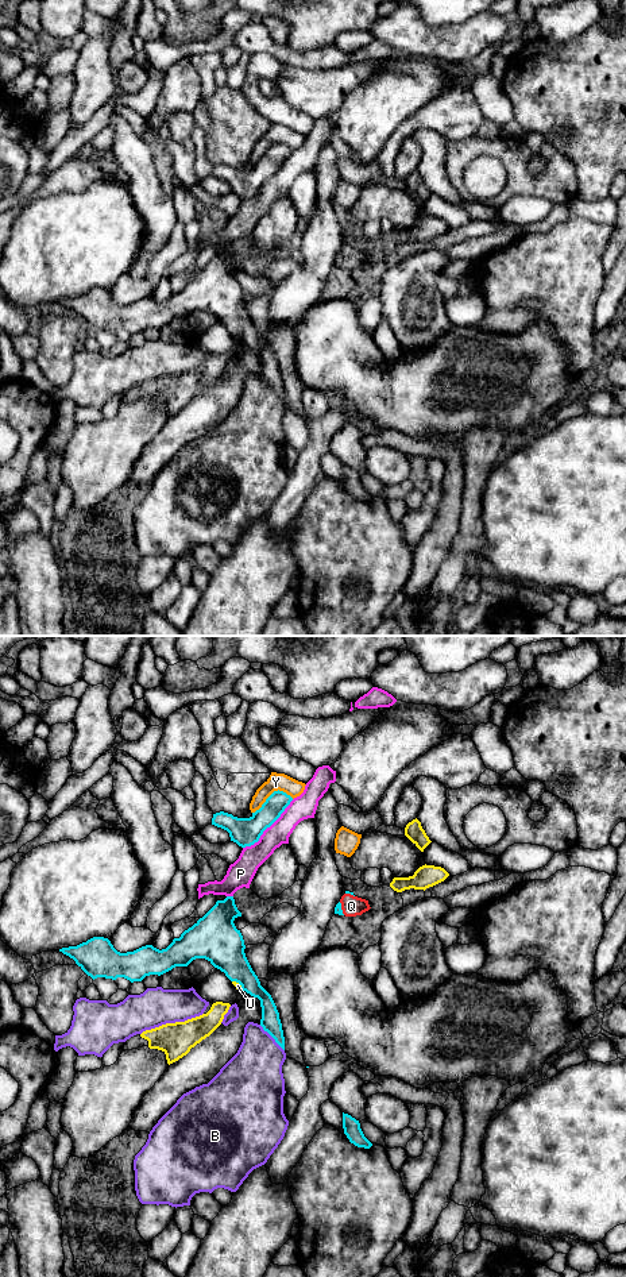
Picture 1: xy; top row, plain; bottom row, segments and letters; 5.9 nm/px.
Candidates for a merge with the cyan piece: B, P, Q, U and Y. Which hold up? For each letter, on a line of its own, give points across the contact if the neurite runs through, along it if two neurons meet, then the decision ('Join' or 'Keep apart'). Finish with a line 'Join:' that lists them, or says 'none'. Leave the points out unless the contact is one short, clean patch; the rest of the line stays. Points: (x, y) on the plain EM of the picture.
B: Keep apart
P: Keep apart
Q: Path across: xy (337, 262), (340, 261), (351, 258). Join
U: Keep apart
Y: Keep apart
Join: Q

